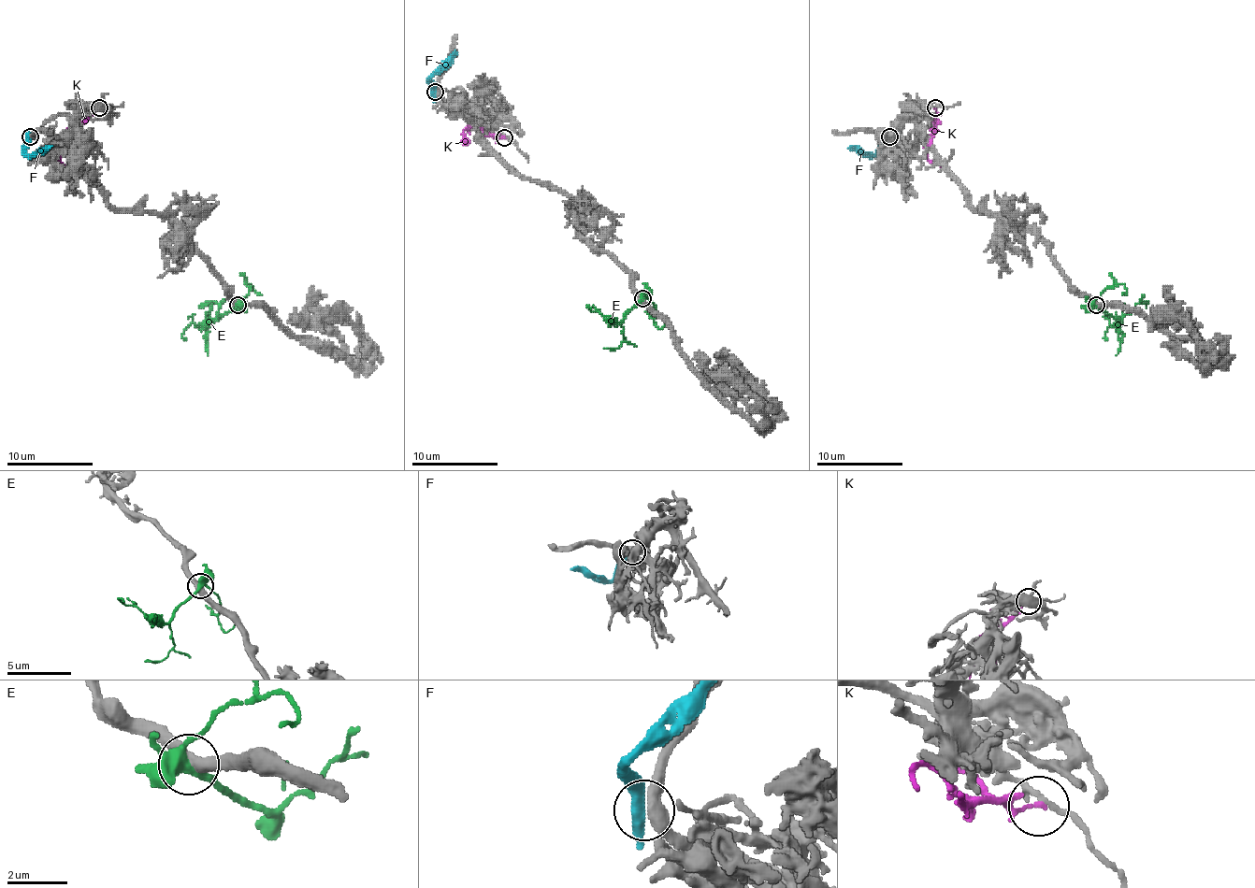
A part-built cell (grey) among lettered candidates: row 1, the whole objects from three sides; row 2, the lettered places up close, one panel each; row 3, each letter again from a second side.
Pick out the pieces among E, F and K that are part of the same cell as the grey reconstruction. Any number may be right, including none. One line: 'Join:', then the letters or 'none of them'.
Join: none of them

